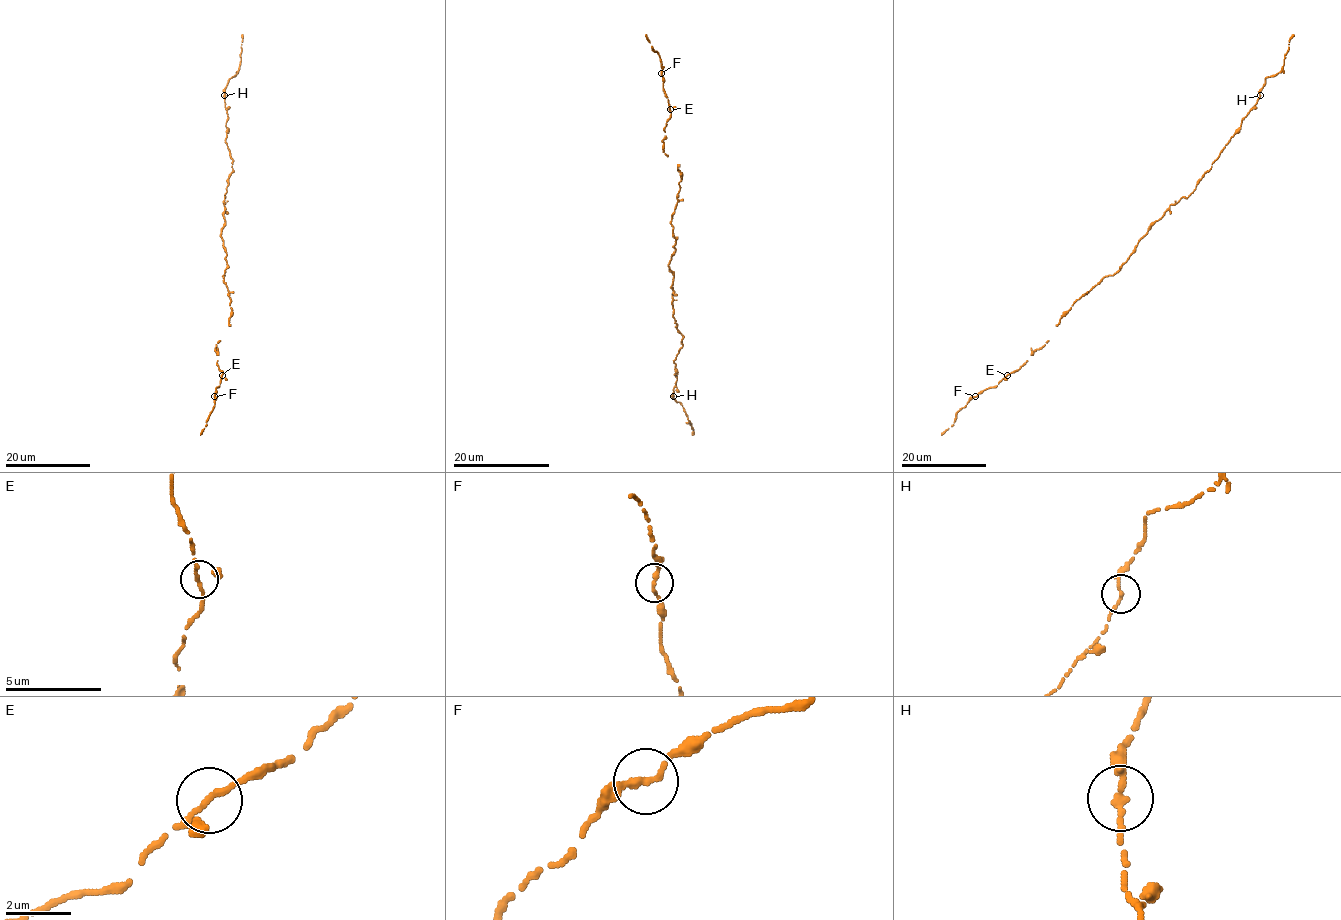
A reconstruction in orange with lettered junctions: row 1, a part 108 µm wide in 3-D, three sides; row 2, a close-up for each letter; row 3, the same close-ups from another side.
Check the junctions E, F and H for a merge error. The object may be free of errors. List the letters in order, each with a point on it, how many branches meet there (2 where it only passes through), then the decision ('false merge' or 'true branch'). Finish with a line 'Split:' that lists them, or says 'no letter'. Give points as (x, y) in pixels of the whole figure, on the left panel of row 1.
E: at (222, 375); 2 branches meet; true branch
F: at (214, 396); 2 branches meet; true branch
H: at (224, 95); 2 branches meet; true branch
Split: no letter

